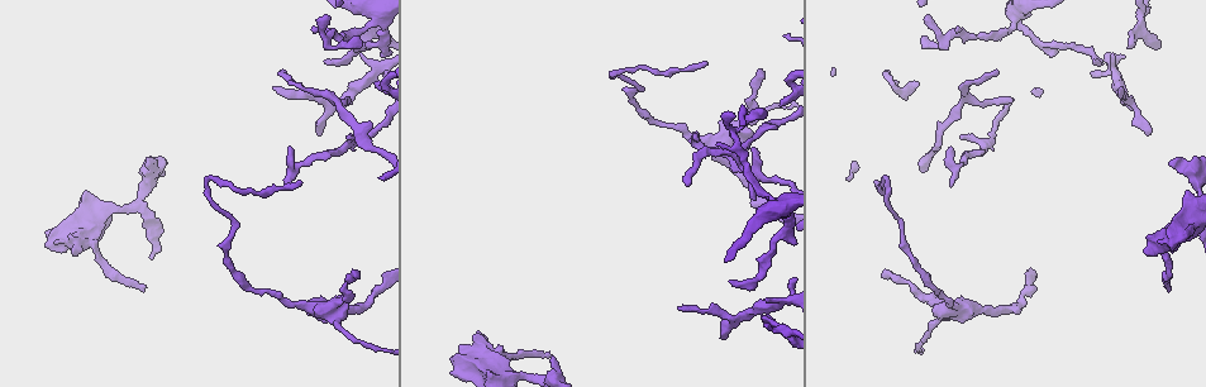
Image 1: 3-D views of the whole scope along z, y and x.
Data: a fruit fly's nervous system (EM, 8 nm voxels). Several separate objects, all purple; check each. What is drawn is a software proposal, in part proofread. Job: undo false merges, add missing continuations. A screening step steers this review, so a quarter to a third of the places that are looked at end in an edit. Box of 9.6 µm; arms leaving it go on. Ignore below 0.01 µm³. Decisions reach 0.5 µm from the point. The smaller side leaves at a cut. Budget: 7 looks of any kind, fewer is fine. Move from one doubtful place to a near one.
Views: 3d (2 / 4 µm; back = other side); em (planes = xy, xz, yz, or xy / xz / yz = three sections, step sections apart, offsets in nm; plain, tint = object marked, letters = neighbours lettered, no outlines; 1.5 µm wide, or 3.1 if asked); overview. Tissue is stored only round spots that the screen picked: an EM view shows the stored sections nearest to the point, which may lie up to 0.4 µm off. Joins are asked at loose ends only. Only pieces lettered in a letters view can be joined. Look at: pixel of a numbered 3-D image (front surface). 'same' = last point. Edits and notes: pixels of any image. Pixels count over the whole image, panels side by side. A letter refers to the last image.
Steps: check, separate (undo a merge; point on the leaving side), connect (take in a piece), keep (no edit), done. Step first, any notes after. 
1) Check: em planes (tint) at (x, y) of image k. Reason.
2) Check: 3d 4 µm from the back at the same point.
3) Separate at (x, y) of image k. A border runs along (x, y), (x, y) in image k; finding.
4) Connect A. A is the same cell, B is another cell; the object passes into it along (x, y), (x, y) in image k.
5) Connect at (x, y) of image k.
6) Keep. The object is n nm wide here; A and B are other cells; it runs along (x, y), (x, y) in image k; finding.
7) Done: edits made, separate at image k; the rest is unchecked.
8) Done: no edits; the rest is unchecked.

Check: 3d 4 µm at (1169, 161) of image 1. Branch stops here.

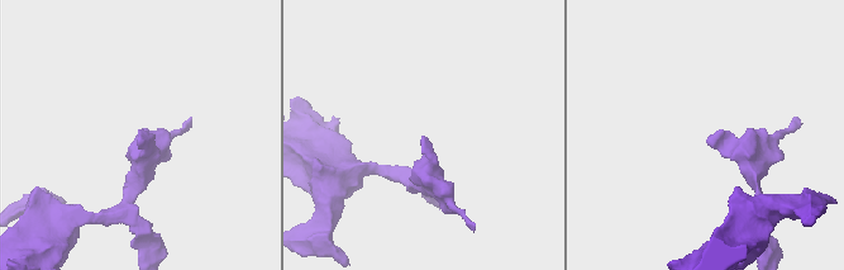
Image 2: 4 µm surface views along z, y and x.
Check: em xz step 4 (letters) at (708, 142) of image 2.

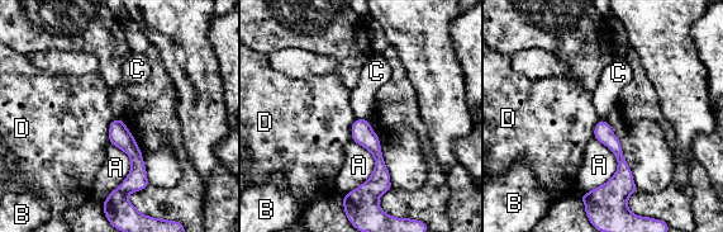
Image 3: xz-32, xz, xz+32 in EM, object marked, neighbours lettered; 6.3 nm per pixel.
Keep. A, B, C and D are other cells; it runs along (364, 122), (379, 176), (355, 197) in image 3; none of them fits.

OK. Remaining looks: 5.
Check: em planes (letters) at (1142, 14) of image 1.

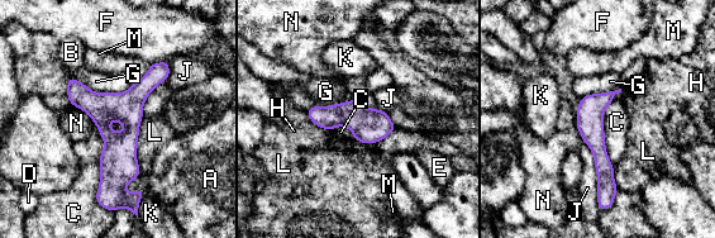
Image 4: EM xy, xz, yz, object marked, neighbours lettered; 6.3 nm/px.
Keep. The longest contact is with C, 550 nm; A, B, C, D, E, F, G, H, J, K, L, M and N are other cells; one neuron here.

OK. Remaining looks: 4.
Check: 3d 4 µm at (303, 182) of image 1. An open end.

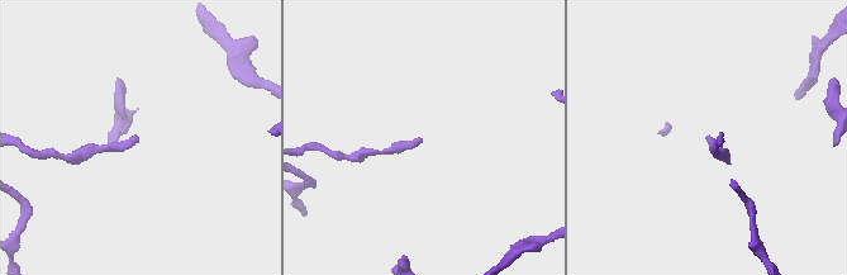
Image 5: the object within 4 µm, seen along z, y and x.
Check: em xz step 8 (tint) at (420, 140) of image 5. Shape alone is not enough.

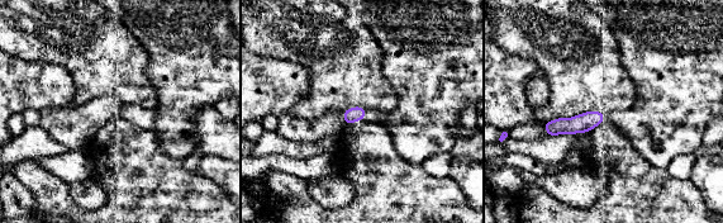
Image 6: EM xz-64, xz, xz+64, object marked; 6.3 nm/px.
Check: em planes (letters) at the same point.

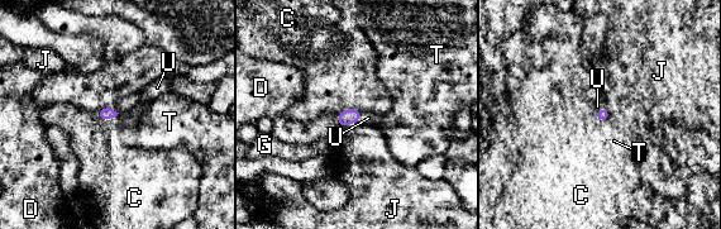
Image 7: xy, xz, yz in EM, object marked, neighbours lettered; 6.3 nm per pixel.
Connect at (148, 94) of image 7. The object is 70 nm wide here; U is the same cell, C, D, G, J and T are other cells; the neuron continues.

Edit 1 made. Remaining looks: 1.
Done: edits made, connect at image 7; the rest is unchecked.

